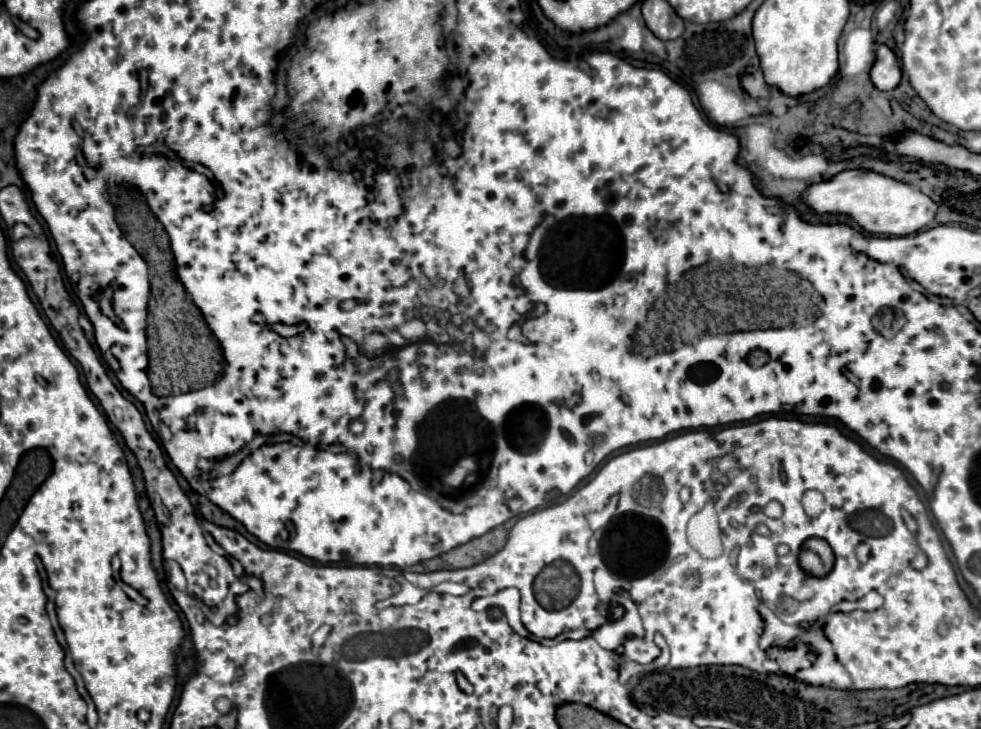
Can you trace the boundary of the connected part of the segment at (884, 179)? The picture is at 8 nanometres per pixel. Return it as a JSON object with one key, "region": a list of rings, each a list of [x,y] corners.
{"region":[[[847,170],[831,180],[811,184],[801,200],[815,214],[837,214],[855,220],[869,234],[885,234],[885,236],[907,236],[925,228],[937,212],[937,204],[919,192],[917,188],[893,180],[889,176],[871,172],[871,170]]]}

